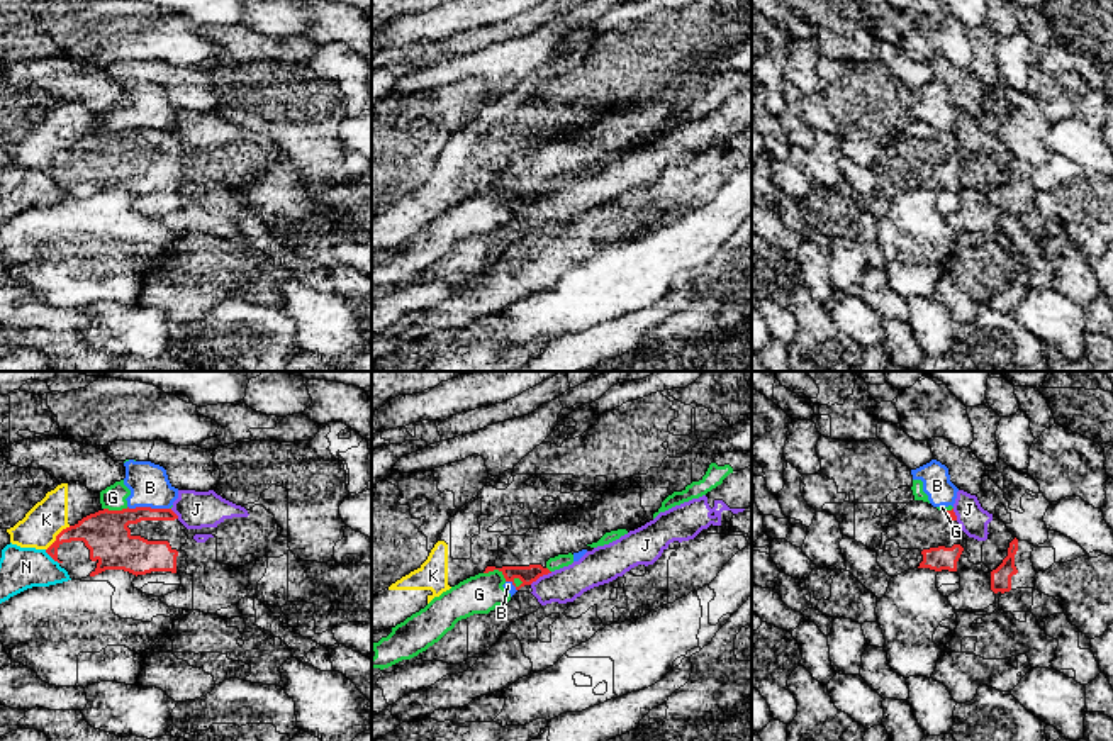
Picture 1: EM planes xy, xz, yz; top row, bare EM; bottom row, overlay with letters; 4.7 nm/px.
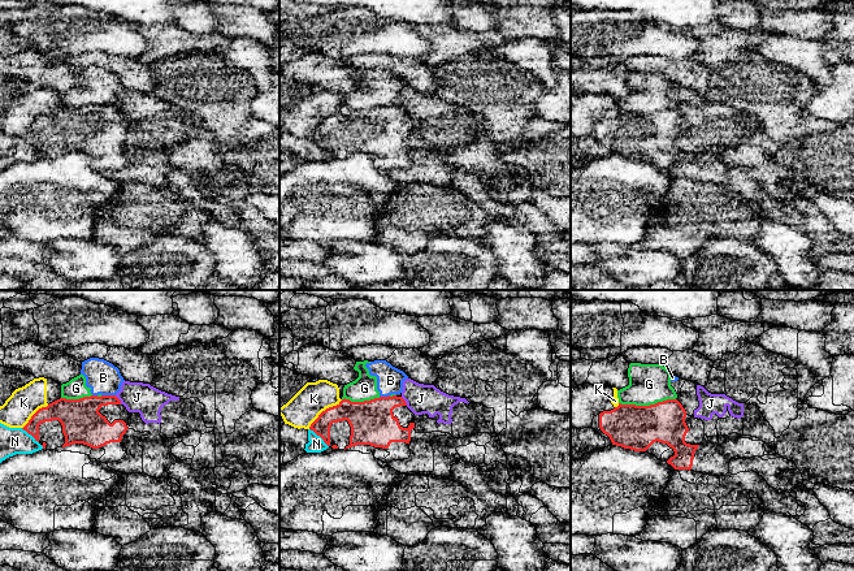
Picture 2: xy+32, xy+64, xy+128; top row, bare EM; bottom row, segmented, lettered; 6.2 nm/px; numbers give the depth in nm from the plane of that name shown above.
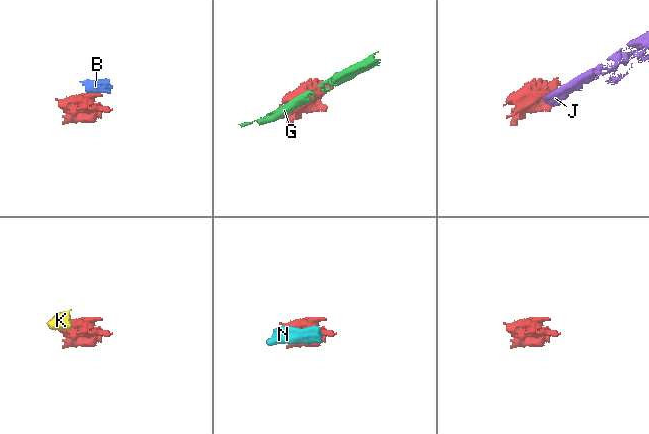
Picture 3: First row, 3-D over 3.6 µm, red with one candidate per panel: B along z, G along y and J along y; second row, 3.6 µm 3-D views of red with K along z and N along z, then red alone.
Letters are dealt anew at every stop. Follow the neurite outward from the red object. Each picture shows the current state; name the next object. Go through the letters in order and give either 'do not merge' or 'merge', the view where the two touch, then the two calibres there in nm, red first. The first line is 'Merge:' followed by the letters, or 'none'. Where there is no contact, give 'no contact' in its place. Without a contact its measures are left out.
Merge: none
B: do not merge; contact in xy; calibres 220 and 190 nm
G: do not merge; contact in xz; calibres 80 and 190 nm
J: do not merge; contact in xz; calibres 80 and 160 nm
K: do not merge; contact in xy; calibres 220 and 180 nm
N: do not merge; contact in xy; calibres 170 and 200 nm

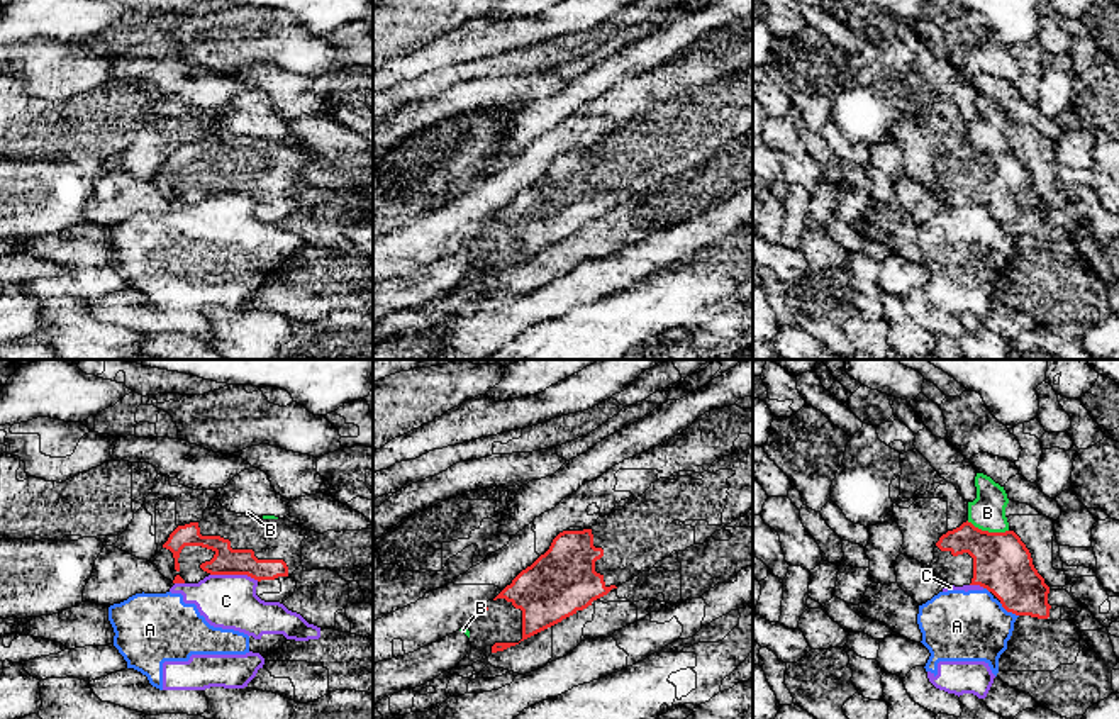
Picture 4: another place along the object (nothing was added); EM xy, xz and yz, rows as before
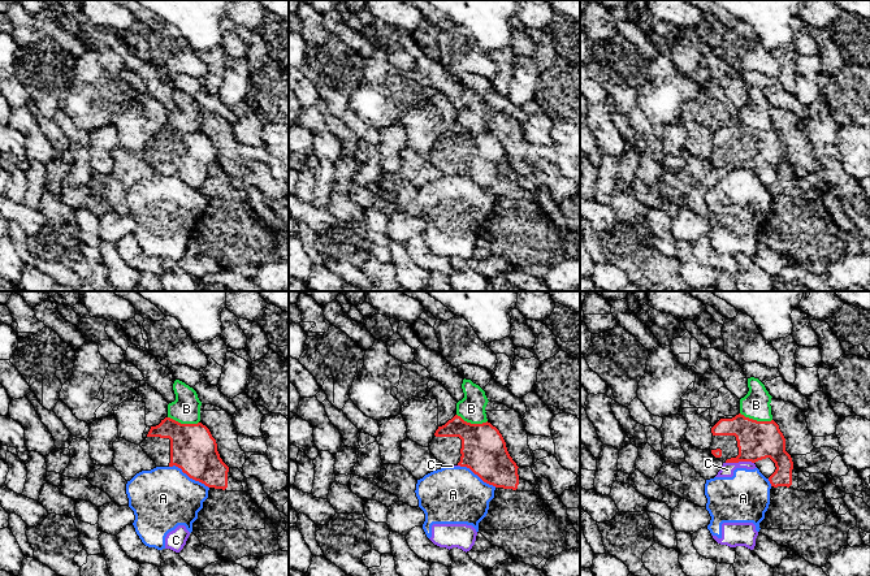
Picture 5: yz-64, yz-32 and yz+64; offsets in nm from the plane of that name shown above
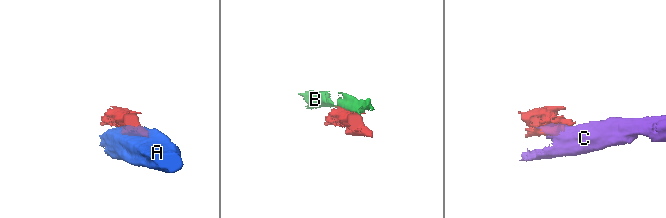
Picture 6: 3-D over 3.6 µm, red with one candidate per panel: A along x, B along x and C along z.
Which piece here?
Merge: none
A: do not merge; contact in yz; calibres 280 and 340 nm
B: do not merge; contact in yz; calibres 280 and 170 nm
C: do not merge; contact in xy; calibres 130 and 260 nm

